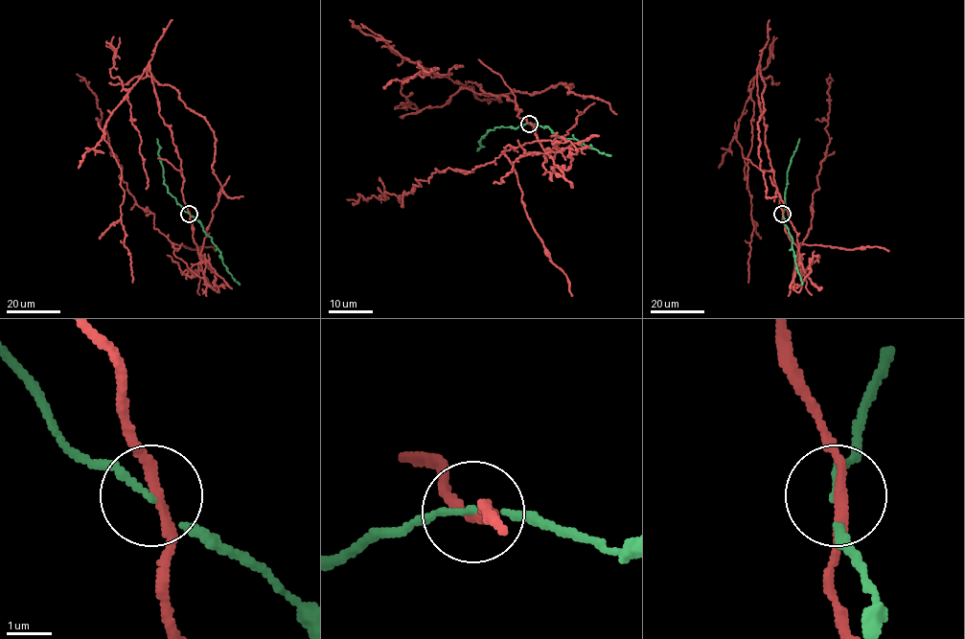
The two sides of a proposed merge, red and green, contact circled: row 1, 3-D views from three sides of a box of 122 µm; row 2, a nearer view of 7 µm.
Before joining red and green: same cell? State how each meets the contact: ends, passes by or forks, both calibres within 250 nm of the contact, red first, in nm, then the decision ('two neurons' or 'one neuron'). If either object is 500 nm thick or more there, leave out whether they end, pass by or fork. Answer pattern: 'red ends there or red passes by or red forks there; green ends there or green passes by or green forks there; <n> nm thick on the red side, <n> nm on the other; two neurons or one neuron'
red passes by; green passes by; 200 nm thick on the red side, 100 nm on the other; two neurons

